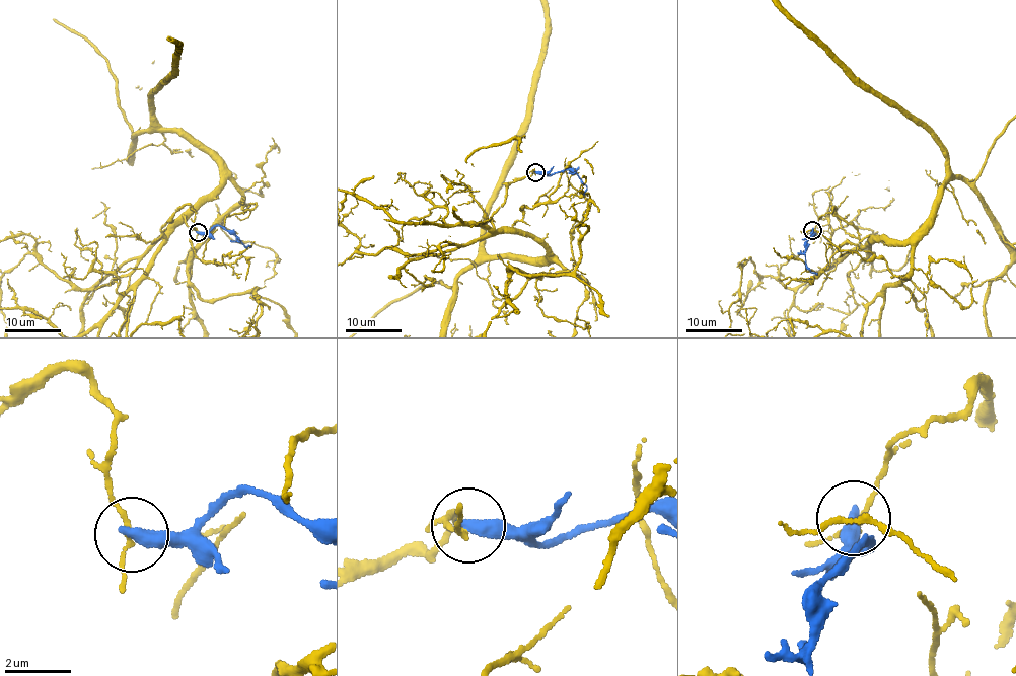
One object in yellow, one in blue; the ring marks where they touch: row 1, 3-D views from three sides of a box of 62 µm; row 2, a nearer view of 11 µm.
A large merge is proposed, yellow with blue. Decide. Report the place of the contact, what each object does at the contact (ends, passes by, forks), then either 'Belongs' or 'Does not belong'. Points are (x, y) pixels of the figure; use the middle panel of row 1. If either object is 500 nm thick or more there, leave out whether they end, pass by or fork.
Place: (535, 172). At the ring yellow passes by. At the ring blue ends. Does not belong

